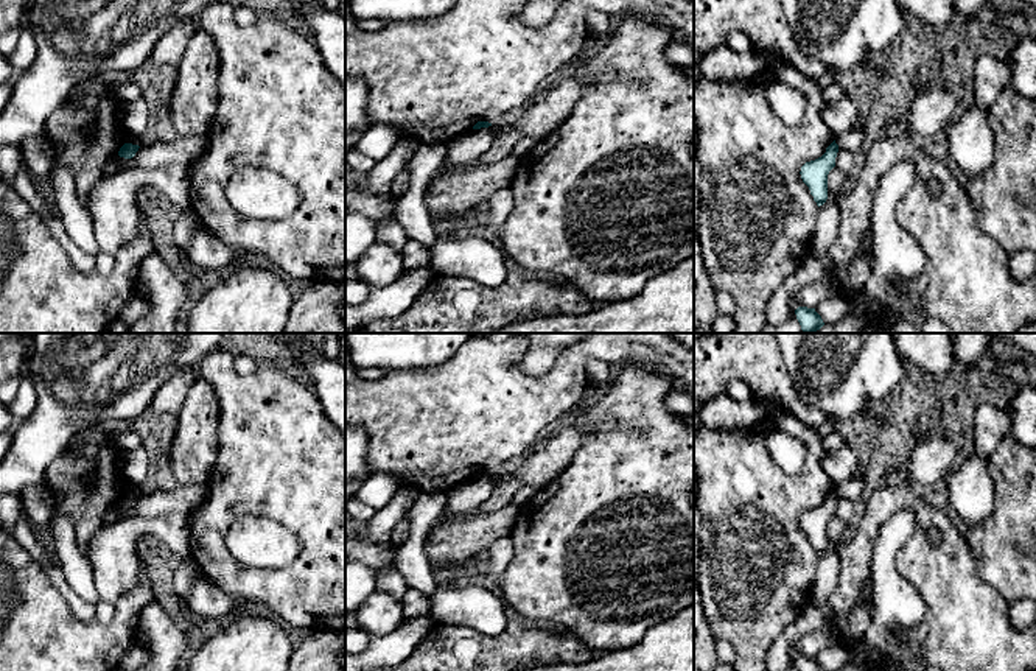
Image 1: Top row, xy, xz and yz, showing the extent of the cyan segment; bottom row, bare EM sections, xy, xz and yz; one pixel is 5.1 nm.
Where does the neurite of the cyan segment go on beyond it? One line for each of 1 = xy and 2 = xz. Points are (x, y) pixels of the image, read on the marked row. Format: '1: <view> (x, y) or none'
1: none
2: none

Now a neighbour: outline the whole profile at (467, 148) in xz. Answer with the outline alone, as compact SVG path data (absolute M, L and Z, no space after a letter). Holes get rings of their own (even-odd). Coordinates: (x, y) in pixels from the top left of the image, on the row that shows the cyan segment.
M490 126L471 129L467 134L453 139L446 145L446 156L442 168L474 163L482 154L485 154L492 148L493 140L495 135Z

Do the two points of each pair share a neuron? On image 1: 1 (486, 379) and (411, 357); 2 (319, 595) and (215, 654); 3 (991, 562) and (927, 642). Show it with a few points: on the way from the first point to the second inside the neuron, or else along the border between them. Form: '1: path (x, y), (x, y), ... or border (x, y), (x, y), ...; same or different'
1: border (459, 349), (444, 361), (400, 371); different
2: border (276, 617), (283, 625); different
3: border (966, 542), (976, 572), (1005, 601); different

